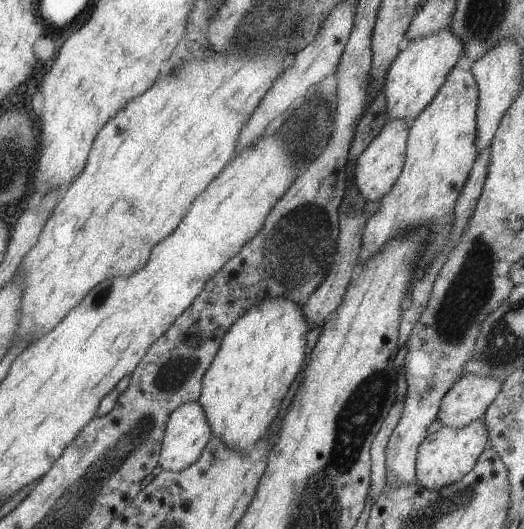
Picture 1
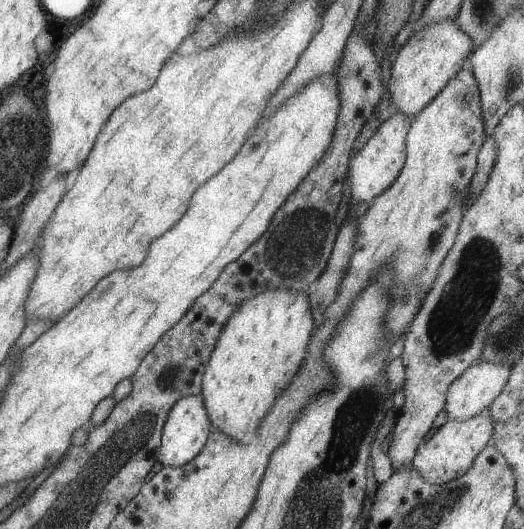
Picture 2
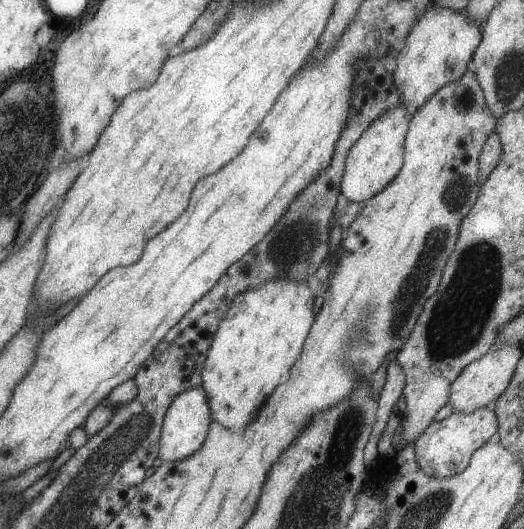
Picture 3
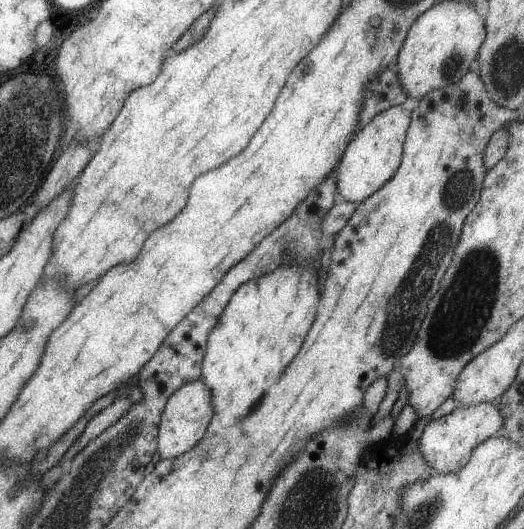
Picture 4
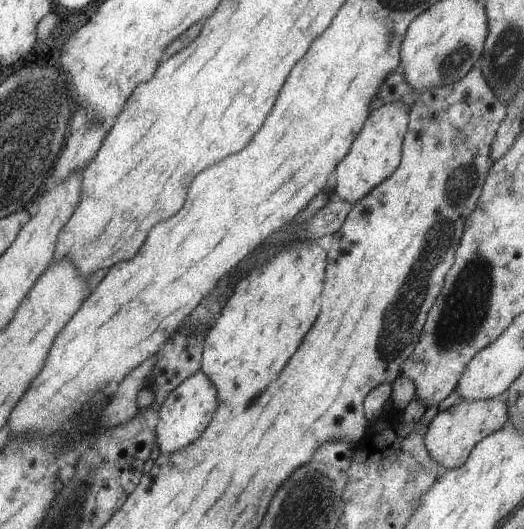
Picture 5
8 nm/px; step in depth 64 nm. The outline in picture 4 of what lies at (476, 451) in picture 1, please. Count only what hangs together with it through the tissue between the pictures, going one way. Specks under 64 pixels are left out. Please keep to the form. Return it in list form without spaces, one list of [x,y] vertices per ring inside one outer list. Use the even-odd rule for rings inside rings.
[[[497,402],[480,403],[467,407],[456,404],[456,408],[437,420],[431,420],[424,427],[418,441],[419,453],[433,472],[440,475],[462,470],[468,464],[472,451],[487,438],[503,431],[504,418]]]

